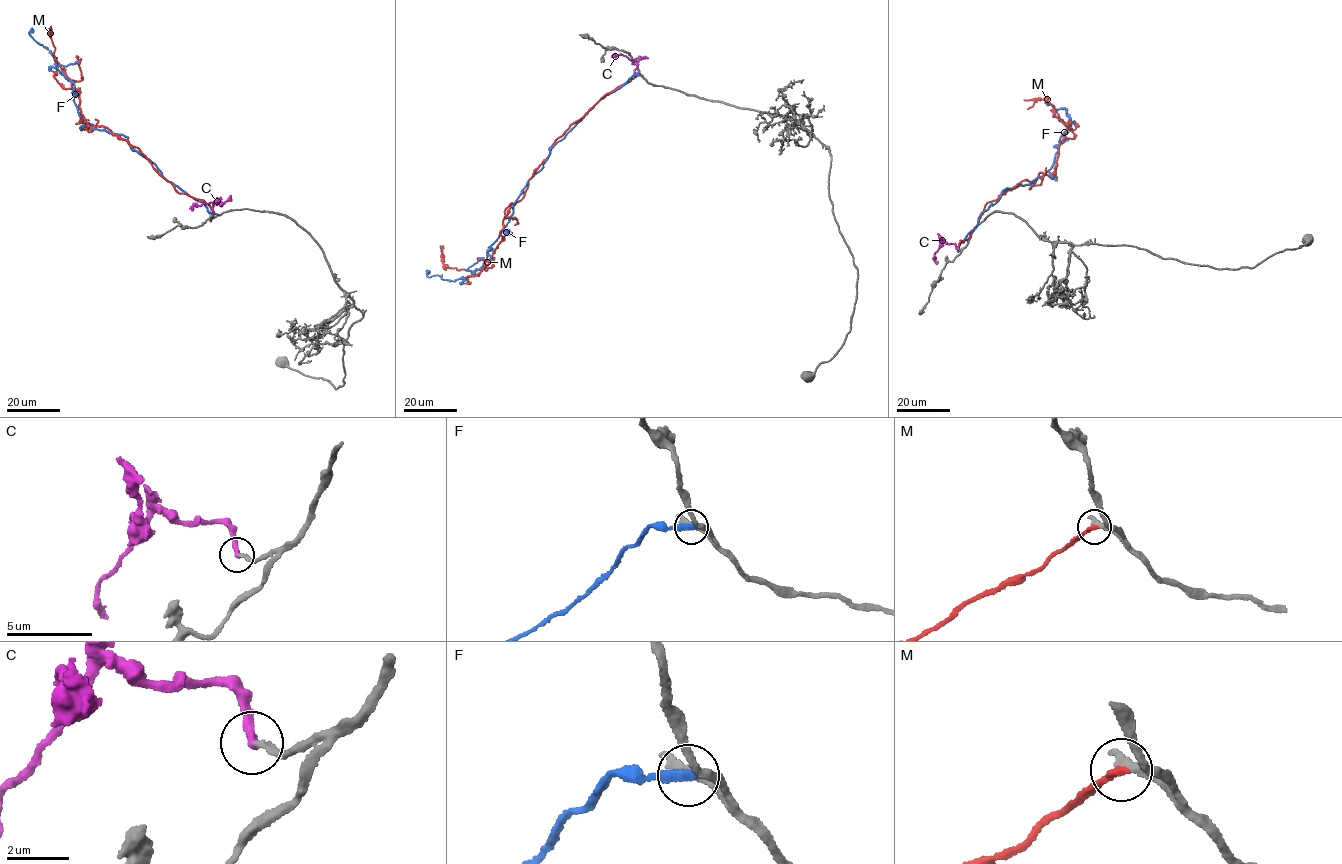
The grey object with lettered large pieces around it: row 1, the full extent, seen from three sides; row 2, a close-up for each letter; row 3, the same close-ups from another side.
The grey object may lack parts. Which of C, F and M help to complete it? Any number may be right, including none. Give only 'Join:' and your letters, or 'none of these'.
Join: C

